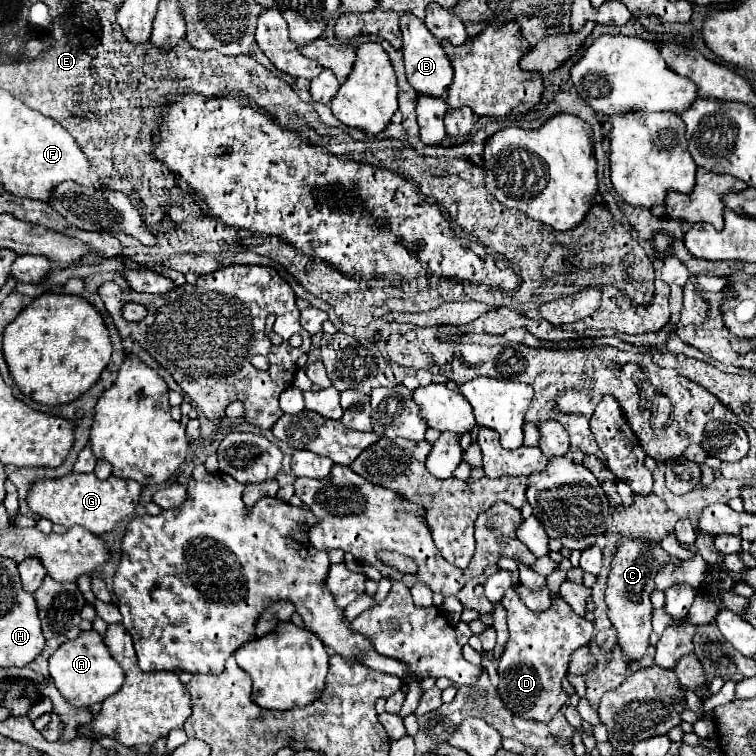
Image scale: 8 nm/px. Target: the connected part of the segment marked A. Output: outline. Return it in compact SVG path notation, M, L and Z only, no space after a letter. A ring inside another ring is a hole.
M96 630L80 632L76 640L64 642L48 658L48 662L50 662L50 676L54 678L56 688L72 706L78 708L90 708L92 704L102 702L124 684L124 670L116 664L102 636Z

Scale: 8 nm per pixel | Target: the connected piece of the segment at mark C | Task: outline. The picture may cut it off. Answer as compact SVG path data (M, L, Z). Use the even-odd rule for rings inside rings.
M624 538L618 546L618 554L612 560L612 570L608 576L606 588L606 604L608 604L608 618L618 632L618 644L626 654L628 662L636 662L648 652L648 636L652 632L650 626L650 592L654 590L654 576L658 568L670 562L670 554L666 554L656 542L648 540L628 540Z

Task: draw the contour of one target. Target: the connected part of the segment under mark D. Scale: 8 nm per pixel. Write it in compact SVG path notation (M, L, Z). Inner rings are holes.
M514 588L504 594L502 604L508 610L510 638L498 662L498 694L510 712L528 720L548 722L568 702L562 678L568 672L572 652L594 636L594 624L574 614L560 594L556 594L552 606L544 612L528 610Z

